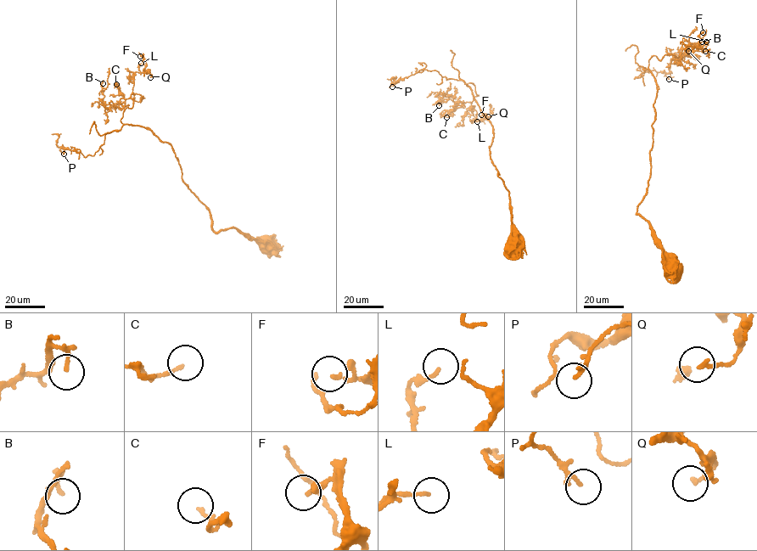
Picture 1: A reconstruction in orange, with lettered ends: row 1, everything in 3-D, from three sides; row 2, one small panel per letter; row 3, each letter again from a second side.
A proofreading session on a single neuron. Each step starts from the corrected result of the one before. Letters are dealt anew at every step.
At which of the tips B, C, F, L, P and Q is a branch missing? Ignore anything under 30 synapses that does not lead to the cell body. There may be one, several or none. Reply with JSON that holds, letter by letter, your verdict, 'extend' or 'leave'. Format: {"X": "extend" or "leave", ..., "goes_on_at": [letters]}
{"B": "leave", "C": "leave", "F": "leave", "L": "leave", "P": "leave", "Q": "leave", "goes_on_at": []}

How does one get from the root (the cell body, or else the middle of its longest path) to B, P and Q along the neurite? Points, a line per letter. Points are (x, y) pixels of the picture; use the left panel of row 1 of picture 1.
B: (265, 244), (234, 227), (213, 230), (172, 146), (122, 123), (132, 99), (103, 104), (103, 83)
P: (265, 244), (213, 230), (172, 146), (148, 129), (124, 125), (92, 155), (64, 154)
Q: (265, 244), (234, 227), (215, 232), (171, 144), (120, 121), (132, 105), (135, 73), (149, 70), (150, 77)

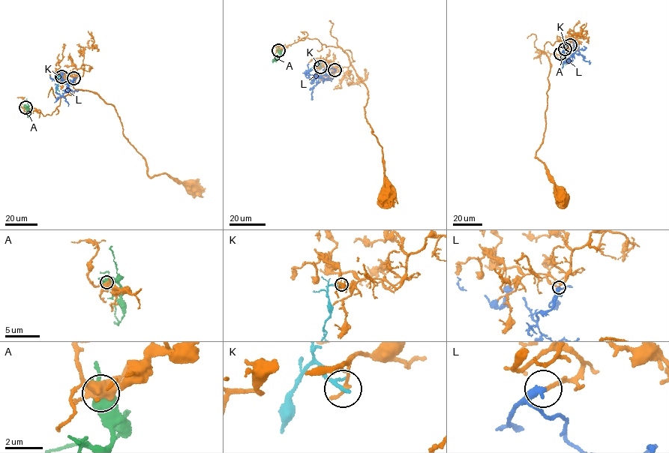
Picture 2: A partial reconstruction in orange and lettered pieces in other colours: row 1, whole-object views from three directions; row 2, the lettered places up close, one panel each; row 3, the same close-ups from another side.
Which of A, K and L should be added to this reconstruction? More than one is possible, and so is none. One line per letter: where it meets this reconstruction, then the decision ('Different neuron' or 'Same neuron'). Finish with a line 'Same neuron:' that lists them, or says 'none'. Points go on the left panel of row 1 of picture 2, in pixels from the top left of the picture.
A: Touches orange at (25, 107). Different neuron
K: Touches orange at (61, 76). Different neuron
L: Touches orange at (73, 78). Same neuron
Same neuron: L

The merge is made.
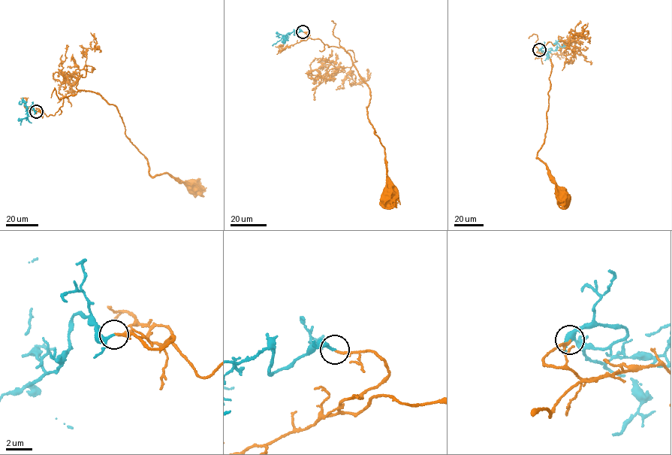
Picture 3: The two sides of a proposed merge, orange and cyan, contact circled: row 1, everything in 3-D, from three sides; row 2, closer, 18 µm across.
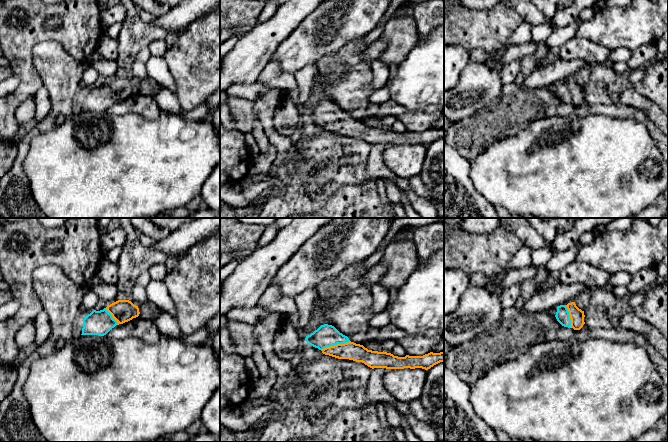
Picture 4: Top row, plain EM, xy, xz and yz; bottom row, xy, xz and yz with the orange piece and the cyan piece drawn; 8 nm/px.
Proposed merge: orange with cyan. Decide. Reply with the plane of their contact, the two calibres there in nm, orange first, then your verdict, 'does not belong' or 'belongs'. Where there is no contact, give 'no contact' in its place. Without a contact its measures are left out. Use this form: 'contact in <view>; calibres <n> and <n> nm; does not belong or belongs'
contact in xz; calibres 140 and 180 nm; belongs

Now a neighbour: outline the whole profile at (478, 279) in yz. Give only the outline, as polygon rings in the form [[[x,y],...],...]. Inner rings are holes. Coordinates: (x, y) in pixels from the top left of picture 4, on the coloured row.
[[[474,273],[470,275],[470,284],[485,287],[489,282],[489,277],[482,273]]]

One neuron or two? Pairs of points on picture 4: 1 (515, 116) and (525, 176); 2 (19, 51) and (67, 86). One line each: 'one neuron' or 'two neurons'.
1: two neurons
2: two neurons

